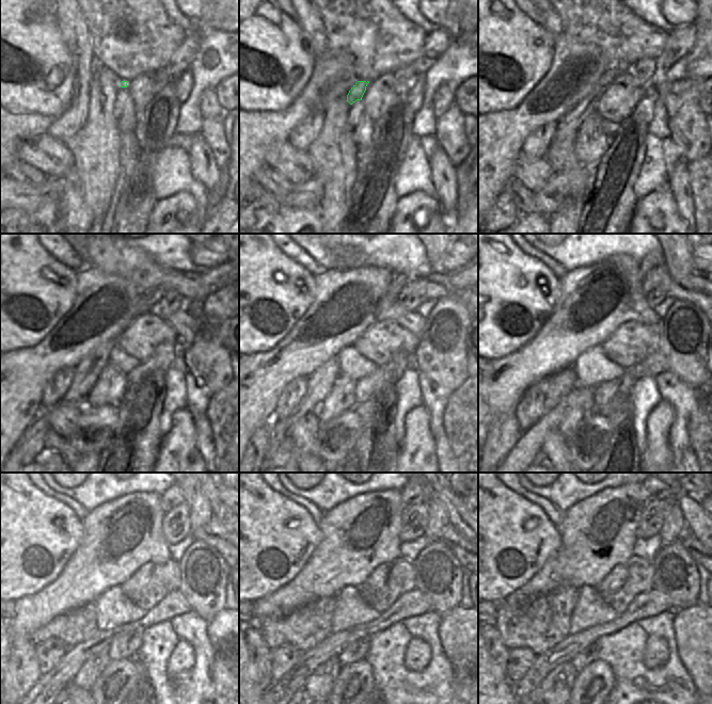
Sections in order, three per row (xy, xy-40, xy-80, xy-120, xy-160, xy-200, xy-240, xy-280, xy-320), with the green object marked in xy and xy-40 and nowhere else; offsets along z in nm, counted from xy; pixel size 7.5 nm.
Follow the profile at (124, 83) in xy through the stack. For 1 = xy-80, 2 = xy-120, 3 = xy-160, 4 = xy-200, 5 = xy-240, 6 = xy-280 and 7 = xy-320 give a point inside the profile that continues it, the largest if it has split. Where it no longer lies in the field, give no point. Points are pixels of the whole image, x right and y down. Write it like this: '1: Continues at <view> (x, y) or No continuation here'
1: Continues at xy-80 (567, 129)
2: Continues at xy-120 (88, 371)
3: Continues at xy-160 (320, 383)
4: Continues at xy-200 (559, 384)
5: Continues at xy-240 (172, 496)
6: Continues at xy-280 (411, 494)
7: Continues at xy-320 (652, 494)

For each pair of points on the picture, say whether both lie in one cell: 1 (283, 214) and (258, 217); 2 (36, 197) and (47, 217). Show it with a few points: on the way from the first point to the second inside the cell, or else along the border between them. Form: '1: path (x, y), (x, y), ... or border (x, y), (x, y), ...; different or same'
1: border (274, 211), (274, 216), (269, 222); different
2: border (62, 192), (49, 196), (31, 213); different

